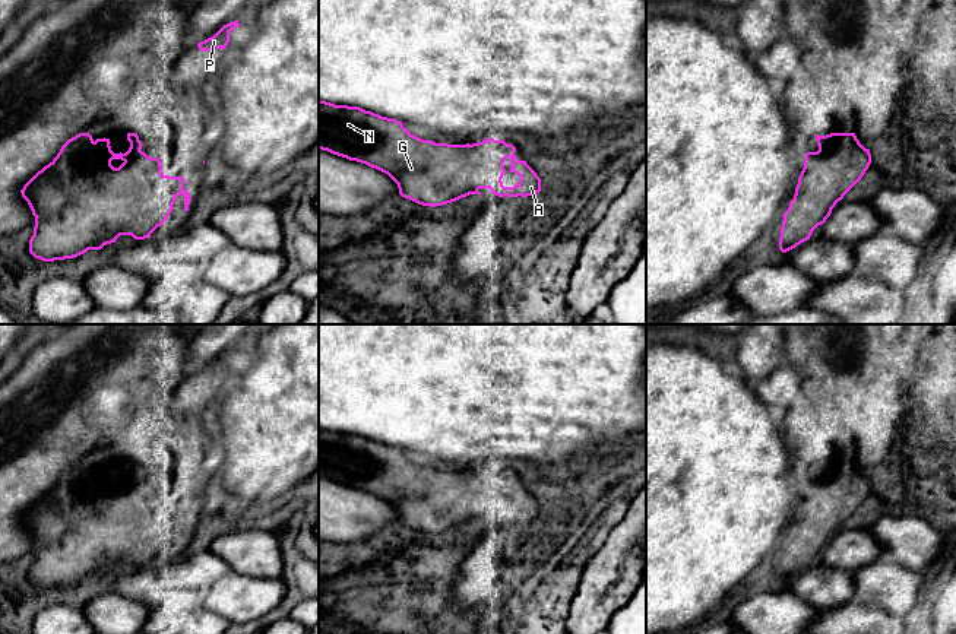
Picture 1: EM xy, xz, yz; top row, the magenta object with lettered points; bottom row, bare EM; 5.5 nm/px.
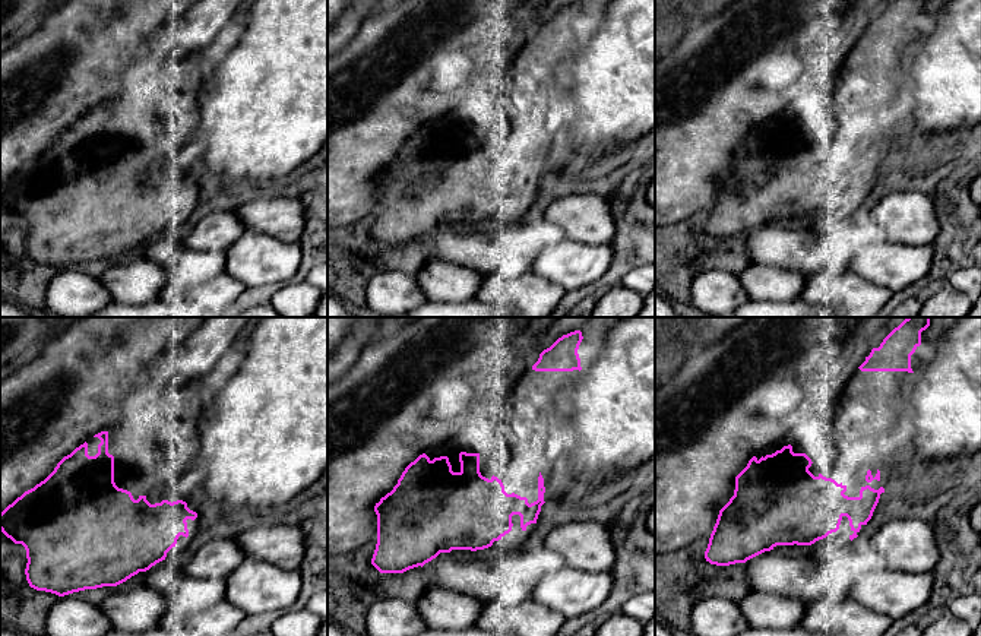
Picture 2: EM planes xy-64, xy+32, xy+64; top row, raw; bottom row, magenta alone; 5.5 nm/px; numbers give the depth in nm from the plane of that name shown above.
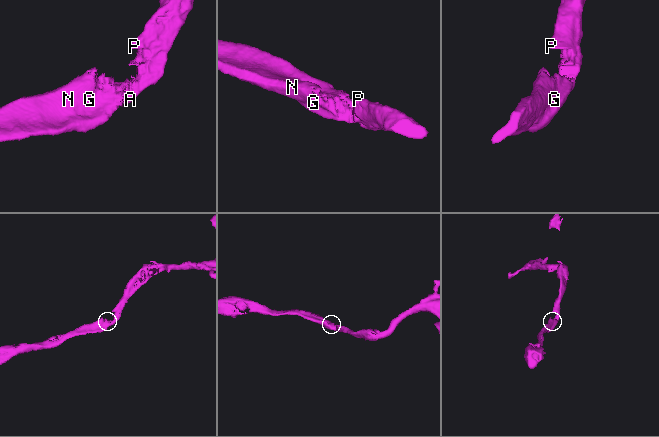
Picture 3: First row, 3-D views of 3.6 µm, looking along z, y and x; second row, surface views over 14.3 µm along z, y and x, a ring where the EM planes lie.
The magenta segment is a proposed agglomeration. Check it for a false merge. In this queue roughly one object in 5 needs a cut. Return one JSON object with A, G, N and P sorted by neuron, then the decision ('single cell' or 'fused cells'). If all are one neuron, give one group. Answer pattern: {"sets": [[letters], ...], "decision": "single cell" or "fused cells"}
{"sets": [["A", "G", "N", "P"]], "decision": "single cell"}

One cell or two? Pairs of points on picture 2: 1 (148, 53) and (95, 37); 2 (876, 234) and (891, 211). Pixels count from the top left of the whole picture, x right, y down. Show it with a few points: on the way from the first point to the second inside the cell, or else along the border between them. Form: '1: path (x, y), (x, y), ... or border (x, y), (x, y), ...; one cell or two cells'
1: border (171, 24), (160, 28), (144, 44); two cells
2: border (870, 221), (883, 230), (886, 240); two cells

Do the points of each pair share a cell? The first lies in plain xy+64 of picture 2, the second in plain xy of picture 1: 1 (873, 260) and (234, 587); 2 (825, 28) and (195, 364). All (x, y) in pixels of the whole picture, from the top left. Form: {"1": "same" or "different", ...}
{"1": "same", "2": "different"}

